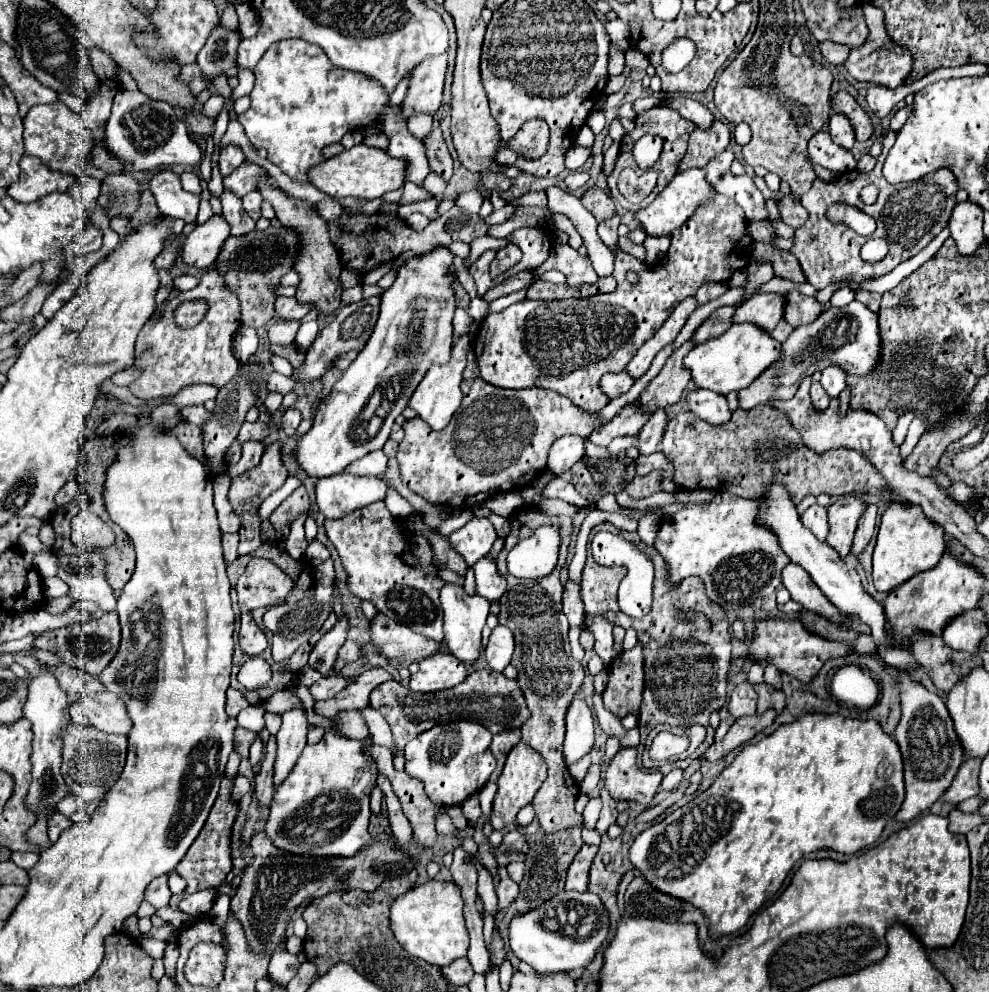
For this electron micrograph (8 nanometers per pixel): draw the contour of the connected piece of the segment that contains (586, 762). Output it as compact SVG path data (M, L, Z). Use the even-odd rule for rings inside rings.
M586 756L584 760L580 760L580 764L574 764L574 766L570 768L570 774L572 774L572 778L574 778L578 784L580 784L580 782L582 782L582 778L586 776L586 772L588 772L590 764L592 764L592 762L590 762L590 758Z

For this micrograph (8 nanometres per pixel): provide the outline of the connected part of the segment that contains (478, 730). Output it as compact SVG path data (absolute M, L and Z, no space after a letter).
M466 720L440 724L406 744L406 774L424 784L424 792L434 804L462 804L468 796L482 790L496 768L496 758L490 752L490 740L492 734L482 724Z

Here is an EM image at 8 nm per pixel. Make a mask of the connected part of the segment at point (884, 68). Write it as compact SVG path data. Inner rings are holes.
M866 2L862 8L864 8L864 18L866 18L866 26L870 28L870 34L868 34L868 38L862 46L852 48L850 58L844 62L846 70L850 72L850 76L854 80L876 82L876 84L882 84L886 88L898 88L898 86L906 84L906 80L912 72L912 54L910 54L910 50L906 46L894 44L890 40L890 36L886 36L884 12L878 6L874 6L872 2Z

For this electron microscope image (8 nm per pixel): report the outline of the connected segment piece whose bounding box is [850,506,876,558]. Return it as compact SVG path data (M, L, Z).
M868 506L868 512L864 512L864 516L860 518L860 524L858 524L858 530L852 542L852 550L850 550L852 558L858 558L866 550L874 534L874 524L876 524L876 506Z

